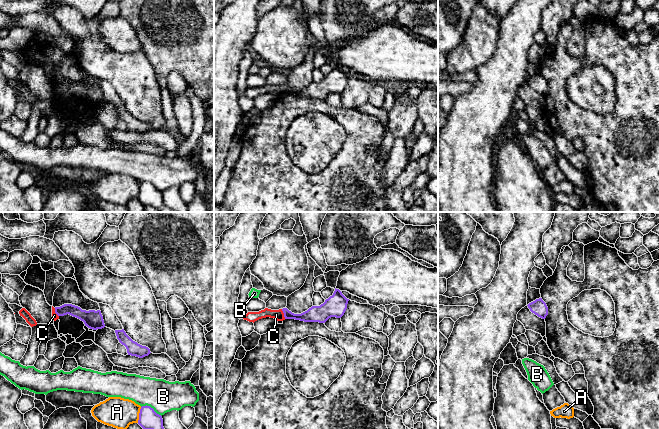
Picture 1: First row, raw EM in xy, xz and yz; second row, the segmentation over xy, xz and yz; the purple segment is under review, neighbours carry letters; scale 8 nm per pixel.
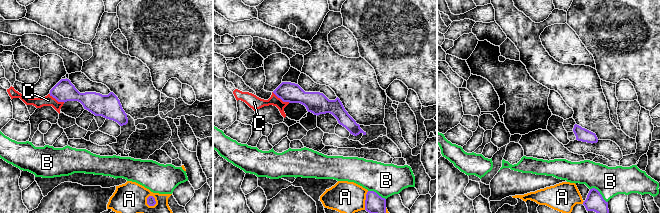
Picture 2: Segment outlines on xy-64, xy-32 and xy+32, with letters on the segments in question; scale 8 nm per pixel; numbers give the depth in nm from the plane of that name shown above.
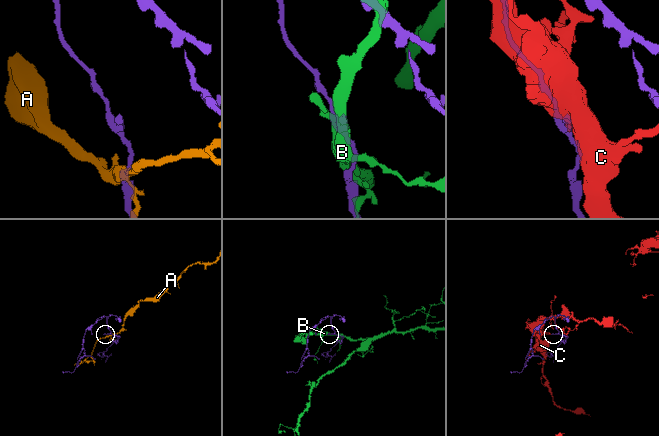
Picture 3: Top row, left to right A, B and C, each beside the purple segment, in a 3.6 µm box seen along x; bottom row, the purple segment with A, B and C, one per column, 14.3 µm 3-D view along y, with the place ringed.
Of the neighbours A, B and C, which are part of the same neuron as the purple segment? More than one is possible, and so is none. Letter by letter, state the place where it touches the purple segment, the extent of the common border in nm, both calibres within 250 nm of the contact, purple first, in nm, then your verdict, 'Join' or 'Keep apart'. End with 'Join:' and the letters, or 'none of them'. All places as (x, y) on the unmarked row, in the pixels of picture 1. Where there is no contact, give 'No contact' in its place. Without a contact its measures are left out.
A: Touches purple at xy (139, 191). Shared border 130 nm. Thickness 160 nm (purple) against 240 nm. Keep apart
B: Touches purple at xy (150, 183). Shared border 190 nm. Thickness 160 nm (purple) against 260 nm. Keep apart
C: Touches purple at xz (284, 90). Shared border 90 nm. Thickness 130 nm (purple) against 80 nm. Join
Join: C

